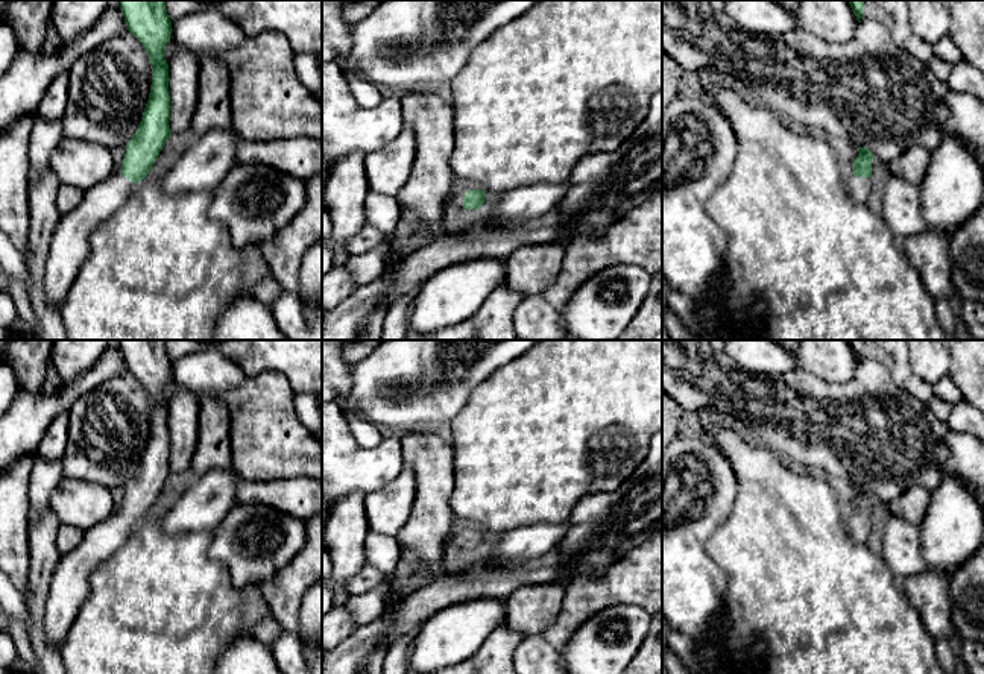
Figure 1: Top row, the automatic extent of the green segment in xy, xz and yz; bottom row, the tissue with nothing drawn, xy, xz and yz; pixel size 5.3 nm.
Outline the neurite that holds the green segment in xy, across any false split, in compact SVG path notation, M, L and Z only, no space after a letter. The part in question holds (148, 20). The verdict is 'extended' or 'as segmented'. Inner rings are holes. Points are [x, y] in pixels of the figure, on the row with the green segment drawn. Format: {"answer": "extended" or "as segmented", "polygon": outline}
{"answer": "extended", "polygon": "M120 0L128 30L143 44L152 64L152 85L138 129L126 144L121 170L84 191L80 203L61 216L44 270L47 307L61 313L64 299L90 252L91 232L111 217L147 176L170 137L169 64L164 50L172 21L164 0Z"}

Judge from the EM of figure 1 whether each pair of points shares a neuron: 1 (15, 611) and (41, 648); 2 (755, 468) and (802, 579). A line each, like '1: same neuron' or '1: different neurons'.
1: different neurons
2: same neuron

